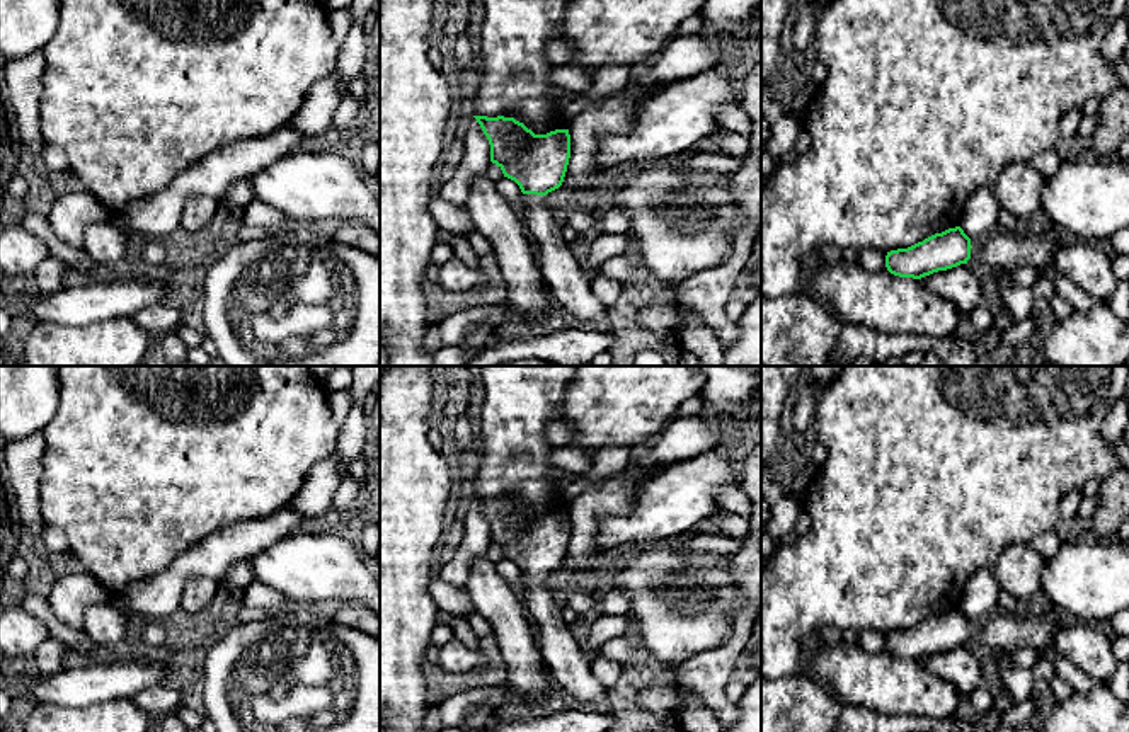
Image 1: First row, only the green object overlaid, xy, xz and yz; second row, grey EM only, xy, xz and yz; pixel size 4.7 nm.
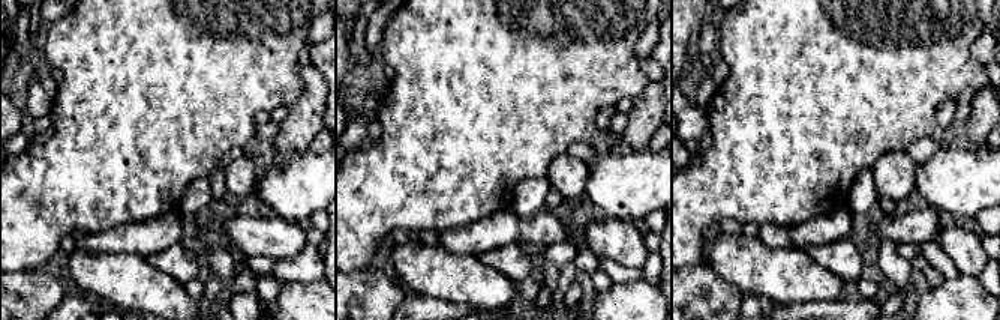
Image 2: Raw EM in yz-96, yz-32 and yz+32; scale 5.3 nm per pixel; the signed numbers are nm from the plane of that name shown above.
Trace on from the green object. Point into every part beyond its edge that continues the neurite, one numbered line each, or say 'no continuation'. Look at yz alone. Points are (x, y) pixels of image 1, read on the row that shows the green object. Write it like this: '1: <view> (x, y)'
1: yz (1002, 249)

